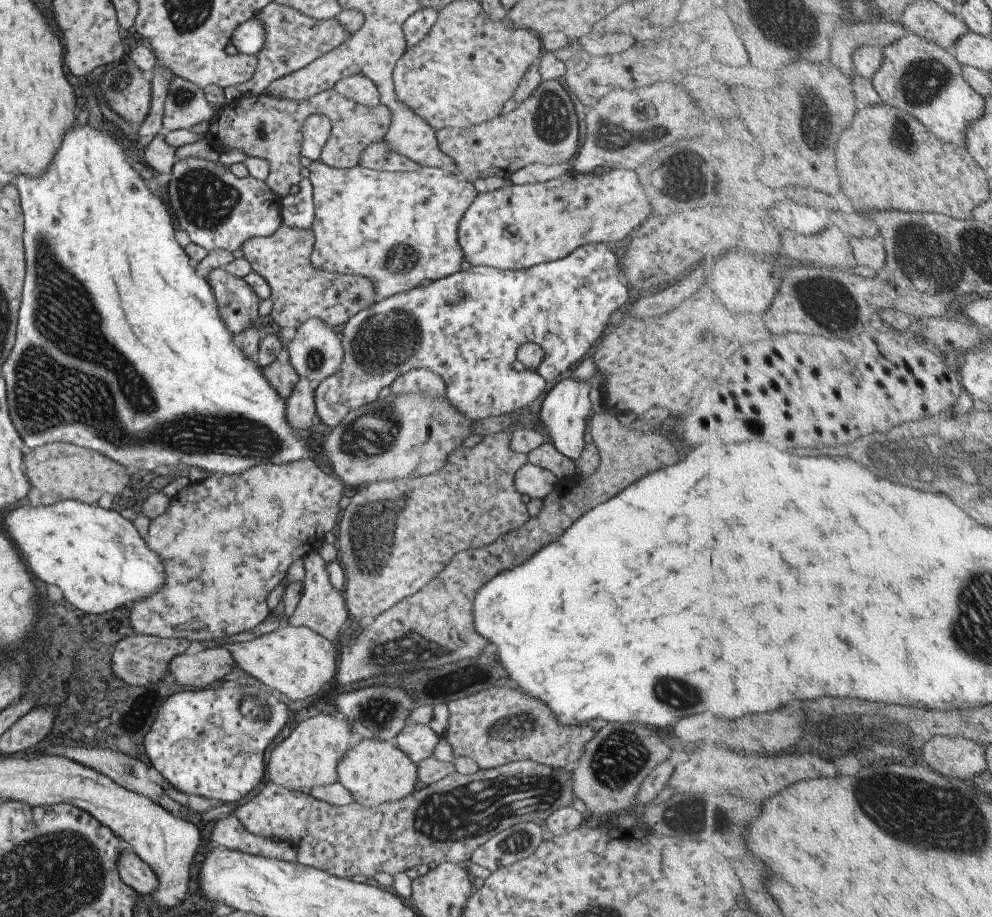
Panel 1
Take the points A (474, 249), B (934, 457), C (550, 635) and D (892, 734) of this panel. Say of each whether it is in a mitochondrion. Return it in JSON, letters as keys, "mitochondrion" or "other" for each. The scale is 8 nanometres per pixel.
{"A":"other","B":"mitochondrion","C":"other","D":"mitochondrion"}

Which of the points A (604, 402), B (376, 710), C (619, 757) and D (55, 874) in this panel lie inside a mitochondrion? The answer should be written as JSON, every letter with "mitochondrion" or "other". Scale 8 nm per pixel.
{"A":"other","B":"mitochondrion","C":"mitochondrion","D":"mitochondrion"}

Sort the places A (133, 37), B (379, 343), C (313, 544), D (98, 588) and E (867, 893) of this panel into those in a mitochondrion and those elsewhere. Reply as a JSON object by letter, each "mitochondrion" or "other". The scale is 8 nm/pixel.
{"A":"other","B":"mitochondrion","C":"other","D":"other","E":"other"}

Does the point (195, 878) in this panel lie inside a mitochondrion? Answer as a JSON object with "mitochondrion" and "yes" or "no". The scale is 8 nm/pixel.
{"mitochondrion":"no"}

